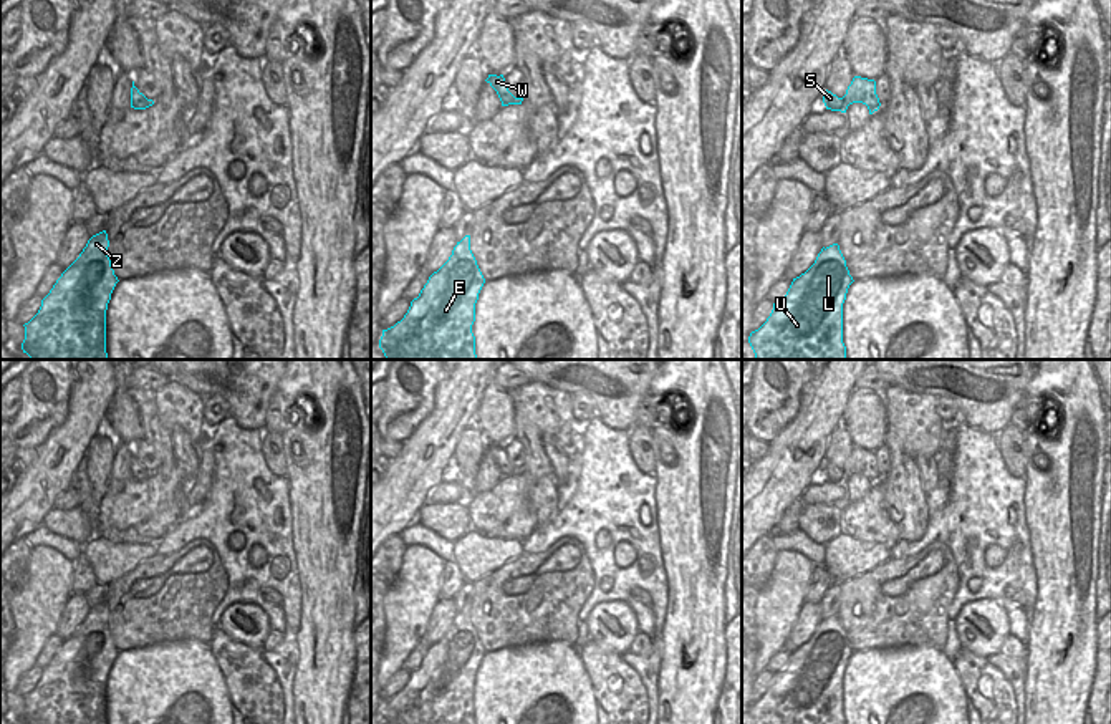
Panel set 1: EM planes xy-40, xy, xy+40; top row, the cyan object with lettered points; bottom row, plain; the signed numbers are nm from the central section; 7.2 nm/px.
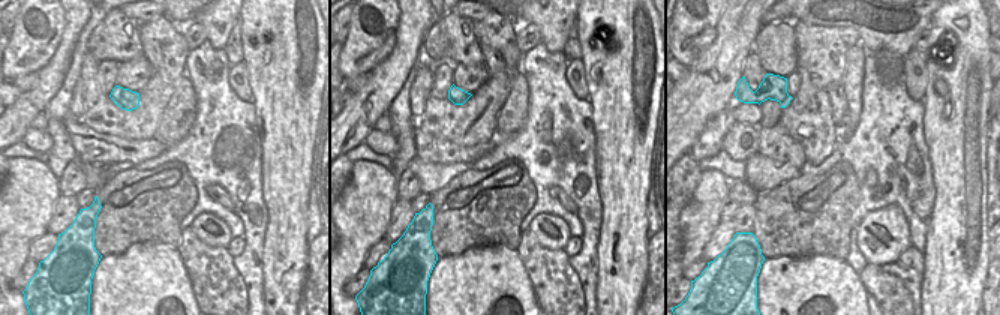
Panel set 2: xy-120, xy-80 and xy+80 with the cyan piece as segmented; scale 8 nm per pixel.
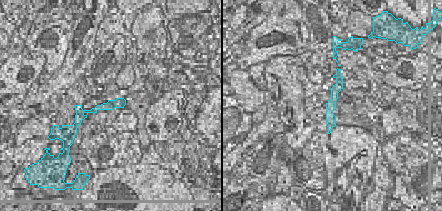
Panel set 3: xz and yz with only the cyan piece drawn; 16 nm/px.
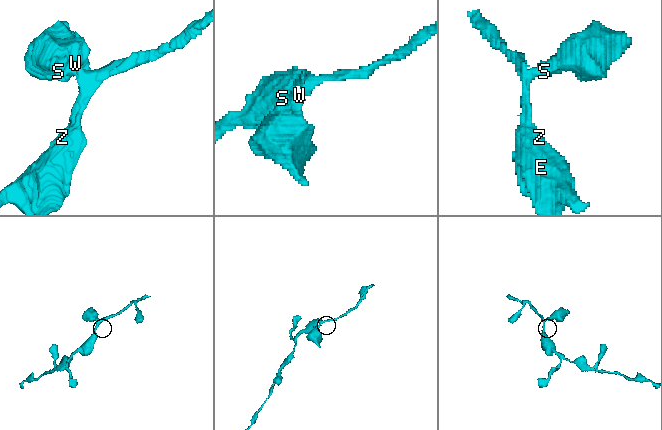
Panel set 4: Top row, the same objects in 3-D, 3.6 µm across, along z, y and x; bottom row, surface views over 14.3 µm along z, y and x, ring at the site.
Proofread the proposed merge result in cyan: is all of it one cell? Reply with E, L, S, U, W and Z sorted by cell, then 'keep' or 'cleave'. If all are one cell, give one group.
E L S U W Z | keep

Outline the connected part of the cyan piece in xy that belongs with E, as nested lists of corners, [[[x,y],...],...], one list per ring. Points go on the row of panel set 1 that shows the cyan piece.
[[[465,235],[449,260],[429,277],[404,318],[382,330],[379,348],[386,360],[477,360],[472,325],[483,283],[485,278],[470,250],[470,235]]]

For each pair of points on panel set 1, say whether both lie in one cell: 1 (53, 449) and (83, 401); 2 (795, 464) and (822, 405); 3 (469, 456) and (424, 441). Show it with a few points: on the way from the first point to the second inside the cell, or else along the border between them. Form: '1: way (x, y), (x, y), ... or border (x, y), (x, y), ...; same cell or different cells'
1: way (65, 438), (83, 419), (83, 413); same cell
2: way (790, 449), (812, 428), (815, 419); same cell
3: border (472, 424), (462, 433), (452, 456); different cells

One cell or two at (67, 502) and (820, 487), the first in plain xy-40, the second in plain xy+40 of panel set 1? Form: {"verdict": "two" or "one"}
{"verdict": "one"}

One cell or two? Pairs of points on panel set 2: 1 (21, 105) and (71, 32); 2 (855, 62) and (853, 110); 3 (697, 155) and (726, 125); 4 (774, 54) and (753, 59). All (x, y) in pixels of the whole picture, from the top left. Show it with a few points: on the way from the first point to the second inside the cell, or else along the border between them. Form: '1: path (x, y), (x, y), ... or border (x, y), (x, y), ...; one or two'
1: path (41, 92), (50, 83), (65, 51); one
2: path (853, 74), (853, 98); one
3: path (703, 147), (718, 132); one
4: border (753, 51), (768, 72); two

